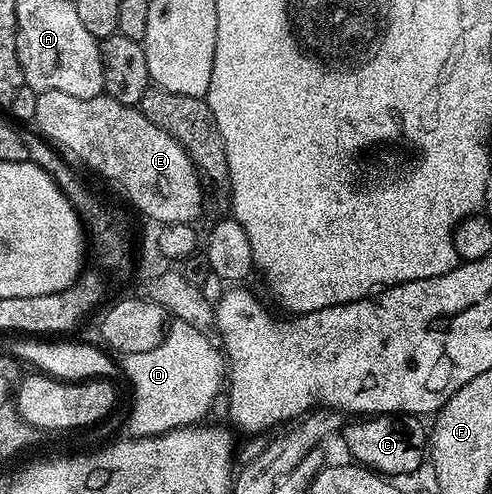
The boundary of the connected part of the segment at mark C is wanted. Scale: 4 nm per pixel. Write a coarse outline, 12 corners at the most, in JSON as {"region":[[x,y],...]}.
{"region":[[412,414],[346,423],[352,459],[386,478],[427,460],[427,428]]}

